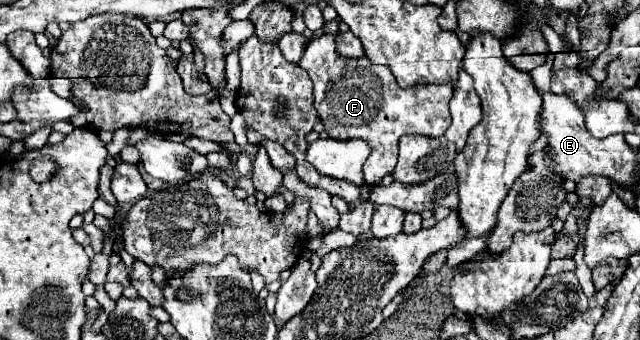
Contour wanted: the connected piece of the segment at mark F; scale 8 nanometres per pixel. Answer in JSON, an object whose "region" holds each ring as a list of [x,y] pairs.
{"region":[[[323,34],[321,38],[311,40],[299,66],[309,72],[313,82],[315,108],[325,124],[325,132],[337,140],[361,138],[369,144],[371,155],[363,166],[363,174],[367,184],[377,184],[385,174],[393,172],[397,162],[397,144],[403,134],[445,134],[451,124],[449,100],[453,94],[453,84],[445,82],[401,88],[387,66],[371,64],[367,58],[359,58],[358,64],[358,59],[339,56],[336,36]]]}

